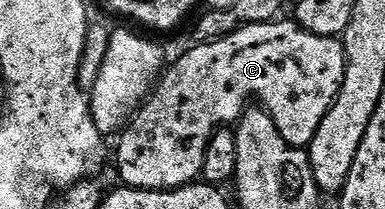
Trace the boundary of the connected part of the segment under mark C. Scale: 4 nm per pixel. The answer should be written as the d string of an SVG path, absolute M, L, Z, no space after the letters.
M296 21L281 22L248 24L221 39L198 42L162 74L149 98L138 107L137 114L116 140L117 171L124 186L142 189L190 186L200 176L205 150L215 128L221 124L236 124L250 102L249 95L257 95L256 102L268 111L279 133L292 147L308 148L319 125L323 125L323 117L327 117L341 92L345 76L345 45L332 35L311 33Z

